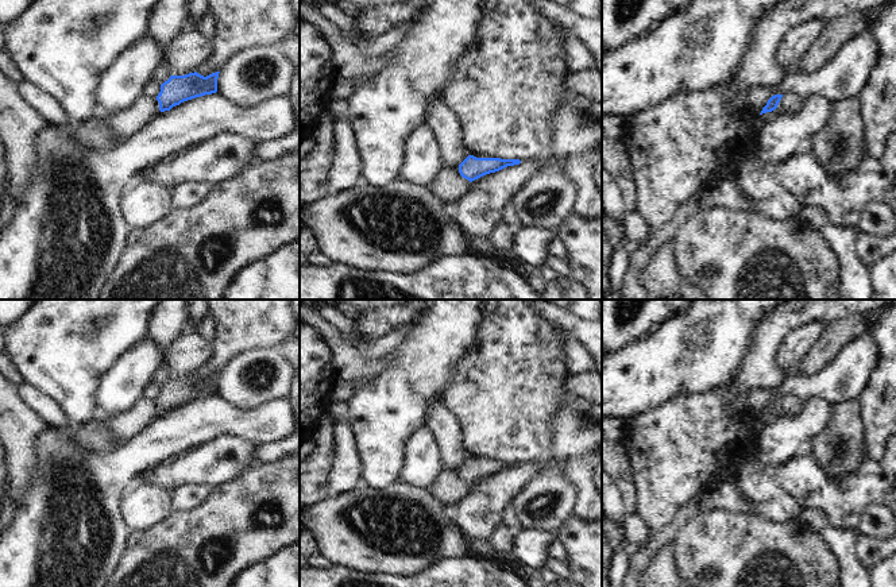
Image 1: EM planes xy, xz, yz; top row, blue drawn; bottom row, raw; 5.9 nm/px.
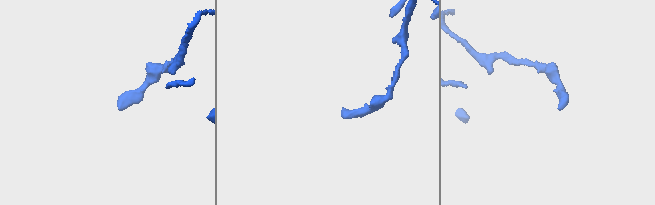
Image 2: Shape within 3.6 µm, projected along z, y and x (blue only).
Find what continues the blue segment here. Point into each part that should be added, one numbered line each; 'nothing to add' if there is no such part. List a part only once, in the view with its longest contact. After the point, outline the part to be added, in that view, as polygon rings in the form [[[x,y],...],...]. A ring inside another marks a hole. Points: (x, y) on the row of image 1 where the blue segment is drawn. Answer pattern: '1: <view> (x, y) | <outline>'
nothing to add

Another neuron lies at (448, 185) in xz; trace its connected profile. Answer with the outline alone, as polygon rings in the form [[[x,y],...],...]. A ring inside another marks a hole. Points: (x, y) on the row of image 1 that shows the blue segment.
[[[443,167],[429,189],[443,200],[459,200],[470,188],[470,181],[459,170]]]

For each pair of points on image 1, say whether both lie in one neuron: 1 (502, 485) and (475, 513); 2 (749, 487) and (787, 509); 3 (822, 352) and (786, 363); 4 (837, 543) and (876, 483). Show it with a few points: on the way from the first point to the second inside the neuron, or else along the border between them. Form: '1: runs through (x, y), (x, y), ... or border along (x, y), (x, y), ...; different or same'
1: runs through (495, 491), (482, 506); same
2: runs through (759, 487), (777, 506); same
3: border along (822, 333), (800, 362), (796, 373); different
4: border along (830, 525), (850, 528), (858, 533), (858, 559); different

